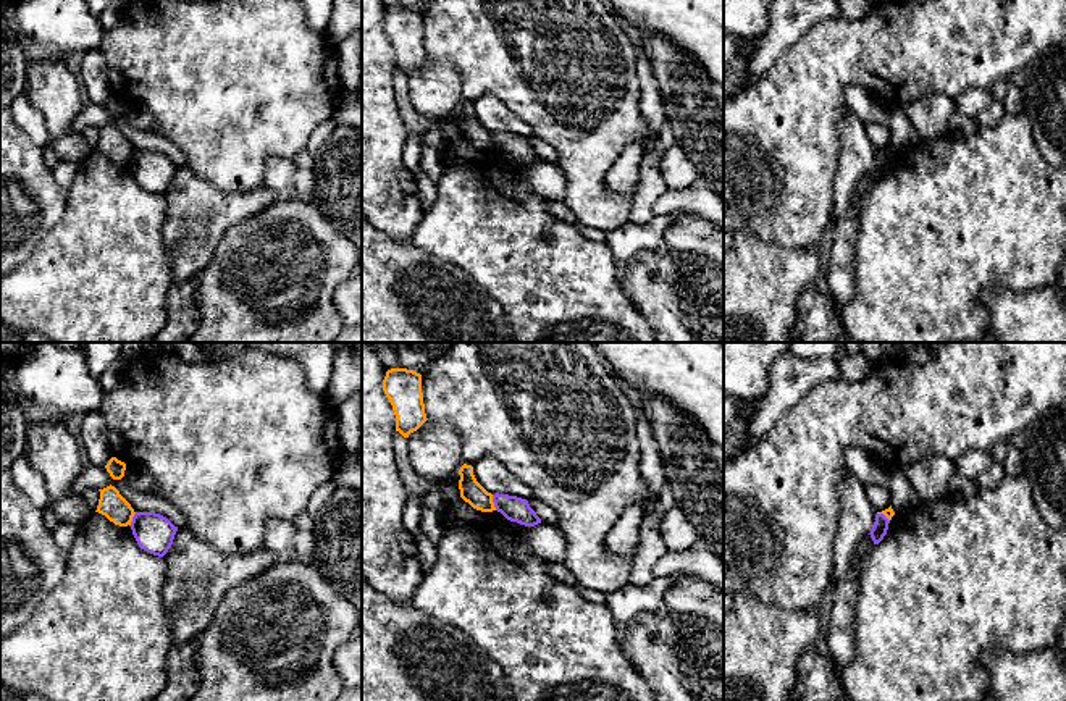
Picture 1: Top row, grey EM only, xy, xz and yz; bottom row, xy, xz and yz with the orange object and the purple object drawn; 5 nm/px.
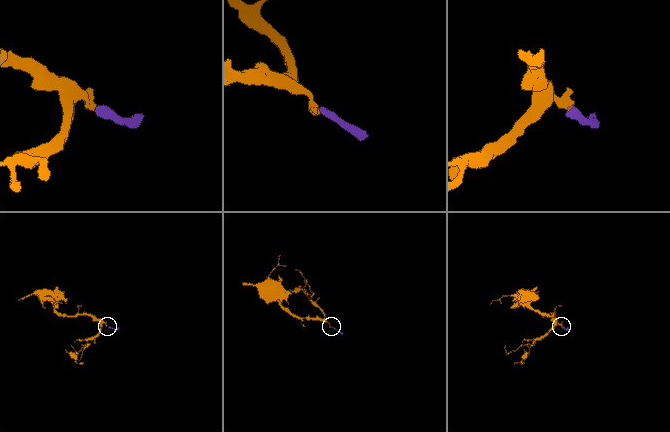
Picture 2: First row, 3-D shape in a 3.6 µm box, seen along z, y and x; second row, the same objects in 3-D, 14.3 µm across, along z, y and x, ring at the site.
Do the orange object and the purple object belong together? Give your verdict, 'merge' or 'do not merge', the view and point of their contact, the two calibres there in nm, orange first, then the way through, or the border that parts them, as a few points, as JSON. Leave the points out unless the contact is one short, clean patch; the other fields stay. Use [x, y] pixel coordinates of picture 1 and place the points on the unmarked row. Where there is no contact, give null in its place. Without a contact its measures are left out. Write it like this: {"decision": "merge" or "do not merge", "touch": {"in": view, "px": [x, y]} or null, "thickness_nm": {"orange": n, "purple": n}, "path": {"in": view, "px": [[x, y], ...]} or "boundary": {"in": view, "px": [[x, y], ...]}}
{"decision": "do not merge", "touch": {"in": "xz", "px": [493, 141]}, "thickness_nm": {"orange": 110, "purple": 130}, "boundary": {"in": "xz", "px": [[491, 133], [496, 147]]}}

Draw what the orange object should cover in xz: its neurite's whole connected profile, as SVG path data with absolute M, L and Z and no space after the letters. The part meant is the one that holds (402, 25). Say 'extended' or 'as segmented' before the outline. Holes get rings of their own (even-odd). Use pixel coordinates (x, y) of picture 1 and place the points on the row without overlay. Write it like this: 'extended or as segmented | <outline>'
as segmented | M391 6L383 18L383 29L396 53L396 69L404 76L409 76L428 58L420 11L407 6Z

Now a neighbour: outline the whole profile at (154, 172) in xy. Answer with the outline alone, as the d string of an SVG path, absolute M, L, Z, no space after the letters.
M136 150L129 165L139 186L158 195L168 191L178 170L178 165L155 150Z

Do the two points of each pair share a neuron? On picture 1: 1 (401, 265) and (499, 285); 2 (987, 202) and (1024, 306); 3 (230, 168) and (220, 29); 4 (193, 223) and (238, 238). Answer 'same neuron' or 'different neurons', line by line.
1: different neurons
2: different neurons
3: same neuron
4: different neurons

